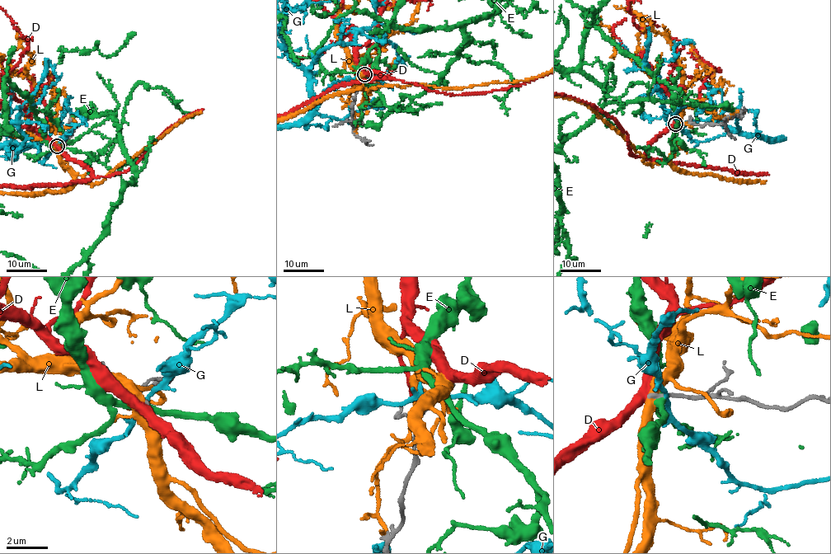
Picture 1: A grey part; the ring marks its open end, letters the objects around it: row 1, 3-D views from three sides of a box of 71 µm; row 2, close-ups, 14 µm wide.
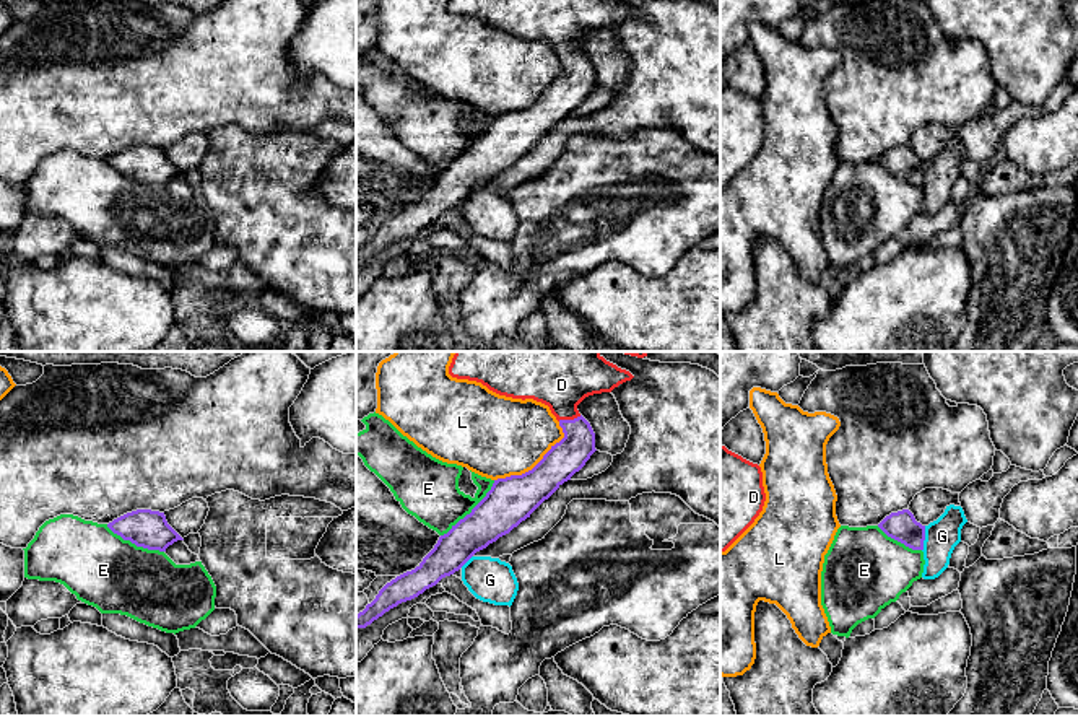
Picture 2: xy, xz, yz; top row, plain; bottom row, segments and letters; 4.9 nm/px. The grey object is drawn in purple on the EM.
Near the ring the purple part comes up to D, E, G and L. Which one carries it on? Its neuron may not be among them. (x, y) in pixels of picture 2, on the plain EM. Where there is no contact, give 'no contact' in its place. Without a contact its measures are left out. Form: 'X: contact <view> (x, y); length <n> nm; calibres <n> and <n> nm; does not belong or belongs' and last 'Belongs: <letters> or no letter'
D: contact xz (569, 56); length 120 nm; calibres 170 and 220 nm; belongs
E: contact xz (472, 147); length 380 nm; calibres 240 and 300 nm; does not belong
G: contact yz (924, 174); length 130 nm; calibres 150 and 170 nm; does not belong
L: contact xz (537, 100); length 440 nm; calibres 240 and 420 nm; does not belong
Belongs: D

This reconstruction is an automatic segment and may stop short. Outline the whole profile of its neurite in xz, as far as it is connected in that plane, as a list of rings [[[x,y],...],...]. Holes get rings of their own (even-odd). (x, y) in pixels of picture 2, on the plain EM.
[[[450,0],[449,10],[481,18],[499,31],[548,41],[564,73],[532,106],[494,116],[486,132],[439,172],[415,205],[379,226],[356,251],[356,264],[366,264],[398,239],[418,233],[530,153],[597,86],[595,68],[577,41],[589,31],[611,28],[634,13],[616,0]]]

